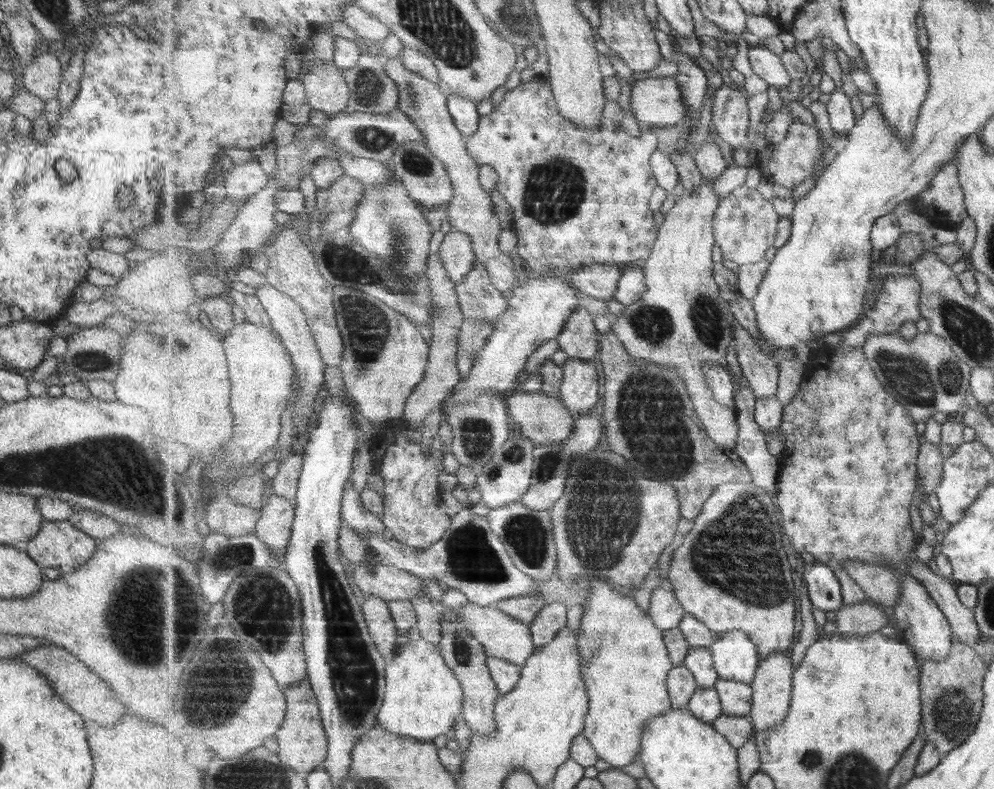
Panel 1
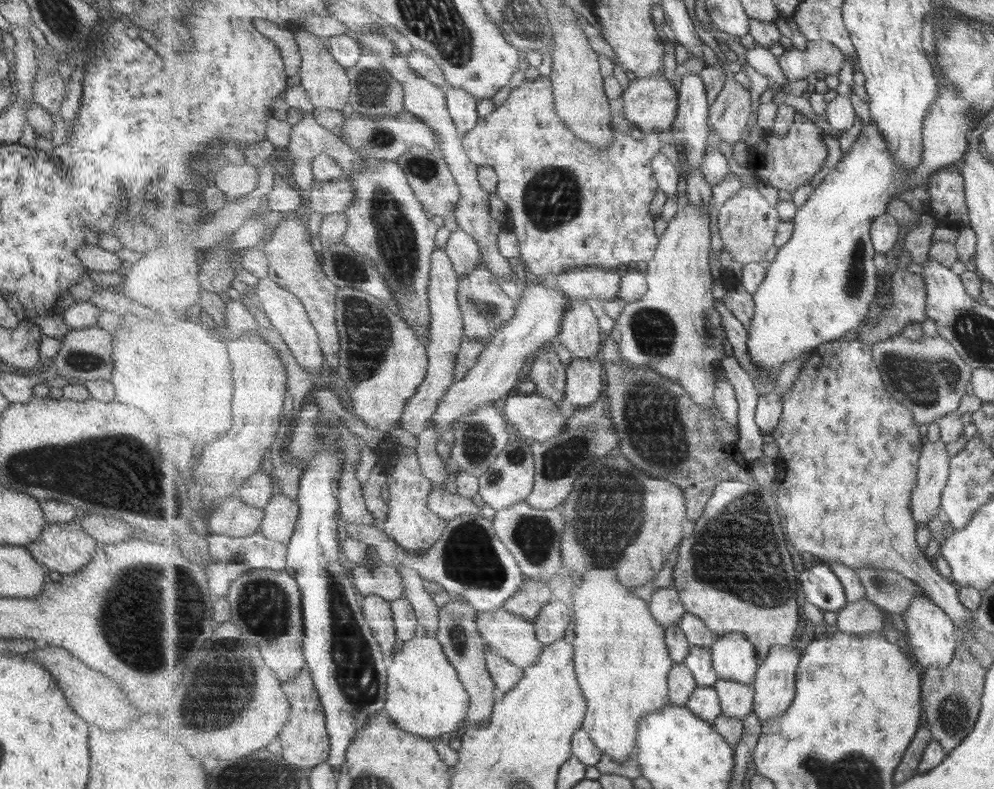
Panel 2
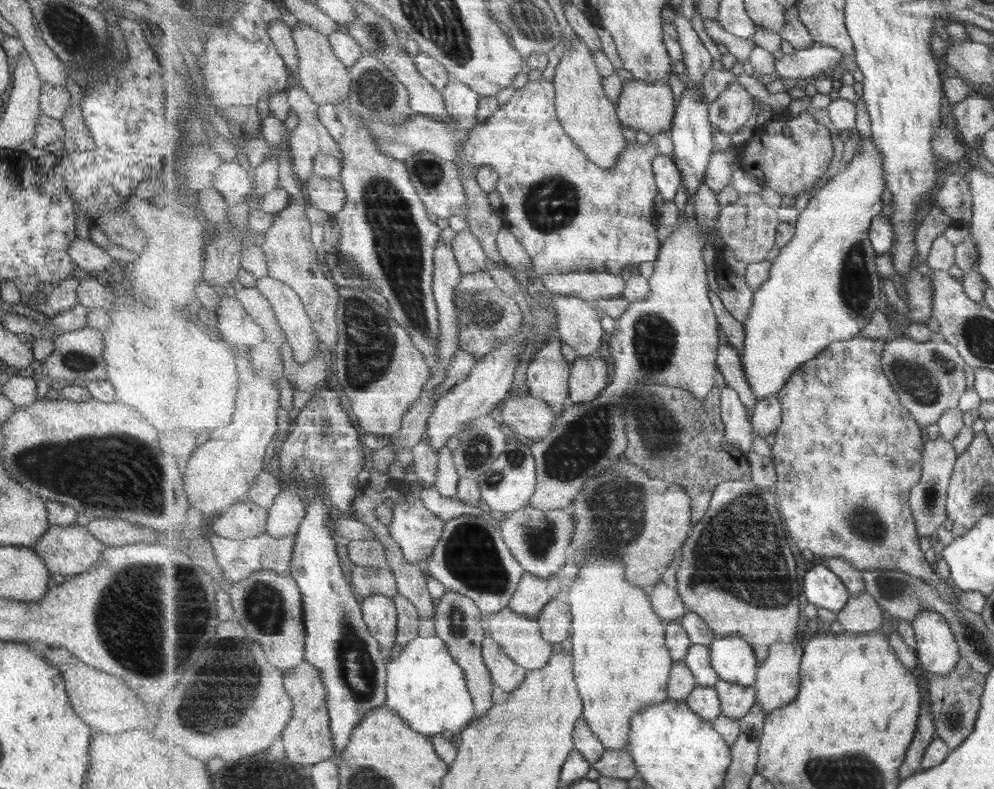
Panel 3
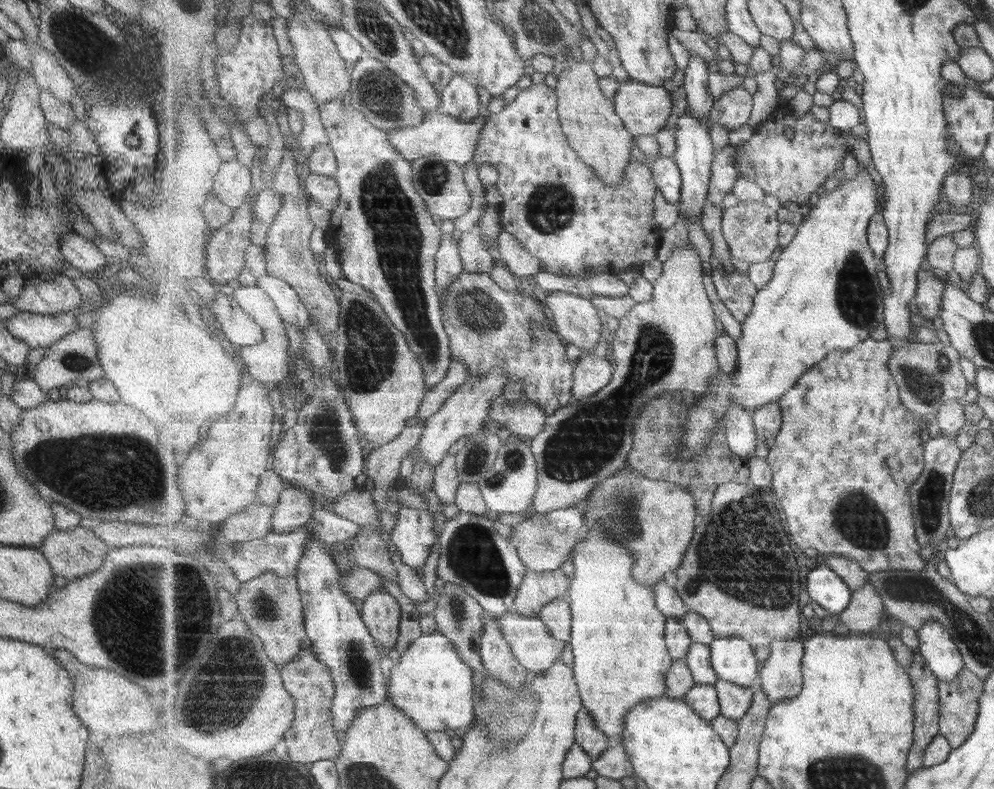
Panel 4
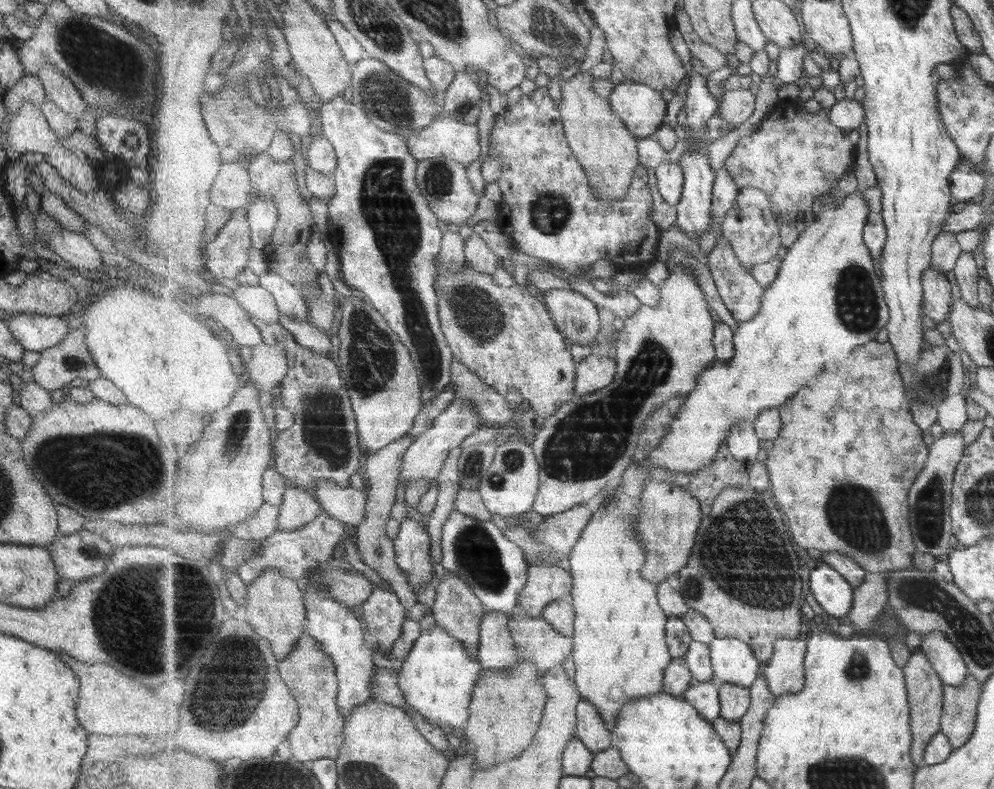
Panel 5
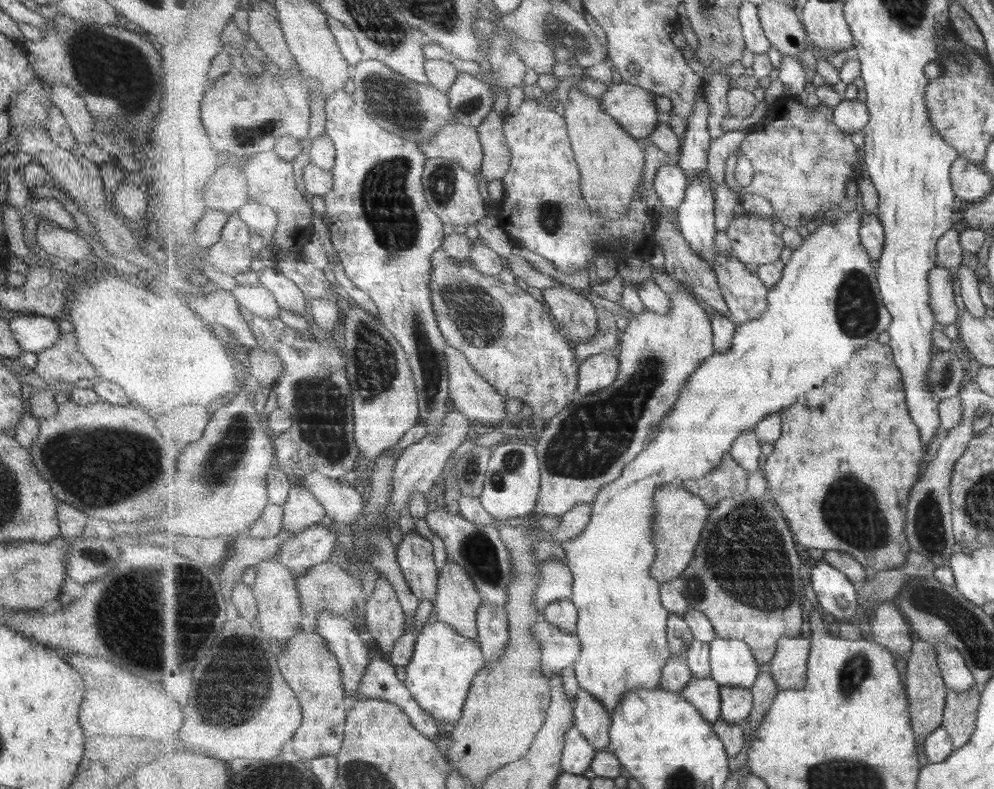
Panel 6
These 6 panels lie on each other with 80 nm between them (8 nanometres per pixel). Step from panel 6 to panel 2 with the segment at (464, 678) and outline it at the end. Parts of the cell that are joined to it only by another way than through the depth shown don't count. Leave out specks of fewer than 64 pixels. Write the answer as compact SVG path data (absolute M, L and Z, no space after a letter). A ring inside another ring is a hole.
M427 635L415 637L406 641L400 652L393 656L393 663L388 667L388 686L386 694L385 714L395 722L395 726L415 733L432 741L439 736L448 734L455 736L467 725L467 713L470 708L470 694L459 680L459 674L455 667L451 666L449 658L443 652L443 646L439 639Z

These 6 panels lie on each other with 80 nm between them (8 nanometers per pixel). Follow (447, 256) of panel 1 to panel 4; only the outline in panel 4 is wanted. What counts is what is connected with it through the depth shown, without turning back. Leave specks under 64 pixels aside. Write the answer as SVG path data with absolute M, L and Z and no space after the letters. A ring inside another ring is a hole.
M477 231L463 233L458 240L458 246L465 271L489 274L493 272L497 261L486 241Z

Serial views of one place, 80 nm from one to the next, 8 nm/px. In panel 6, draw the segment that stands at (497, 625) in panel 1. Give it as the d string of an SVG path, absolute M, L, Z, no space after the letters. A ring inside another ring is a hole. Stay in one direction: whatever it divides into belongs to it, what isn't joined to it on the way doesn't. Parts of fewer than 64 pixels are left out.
M545 618L532 626L532 635L541 646L543 676L547 678L573 667L581 655L581 641L577 635L566 633Z

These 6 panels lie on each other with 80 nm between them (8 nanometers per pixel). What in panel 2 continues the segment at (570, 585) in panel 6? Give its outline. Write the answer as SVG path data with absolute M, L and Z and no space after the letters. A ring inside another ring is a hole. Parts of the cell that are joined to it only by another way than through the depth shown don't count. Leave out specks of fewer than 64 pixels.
M526 577L522 587L504 604L509 612L534 622L541 614L543 606L553 598L552 583L536 581Z

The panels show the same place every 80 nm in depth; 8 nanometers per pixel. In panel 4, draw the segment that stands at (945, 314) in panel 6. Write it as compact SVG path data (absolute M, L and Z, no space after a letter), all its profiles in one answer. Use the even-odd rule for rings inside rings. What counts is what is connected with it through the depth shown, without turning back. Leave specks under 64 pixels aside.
M928 267L919 271L918 274L918 294L915 296L915 304L918 314L930 322L942 314L941 303L946 294L946 284L939 280L937 276L928 271Z

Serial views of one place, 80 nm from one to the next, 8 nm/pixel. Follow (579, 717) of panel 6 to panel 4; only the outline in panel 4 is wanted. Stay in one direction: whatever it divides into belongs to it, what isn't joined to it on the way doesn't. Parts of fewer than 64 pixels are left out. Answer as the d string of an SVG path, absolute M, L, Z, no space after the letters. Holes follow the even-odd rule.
M584 708L576 722L576 743L595 760L611 746L610 738L593 722L593 716Z

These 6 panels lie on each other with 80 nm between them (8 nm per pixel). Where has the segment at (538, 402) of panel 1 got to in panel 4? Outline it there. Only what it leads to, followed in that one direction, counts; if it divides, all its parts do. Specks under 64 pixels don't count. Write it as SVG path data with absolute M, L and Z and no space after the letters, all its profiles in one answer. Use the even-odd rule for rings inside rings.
M499 397L492 402L489 416L513 434L522 435L530 441L545 430L549 414L546 414L540 404L530 399L522 402Z

